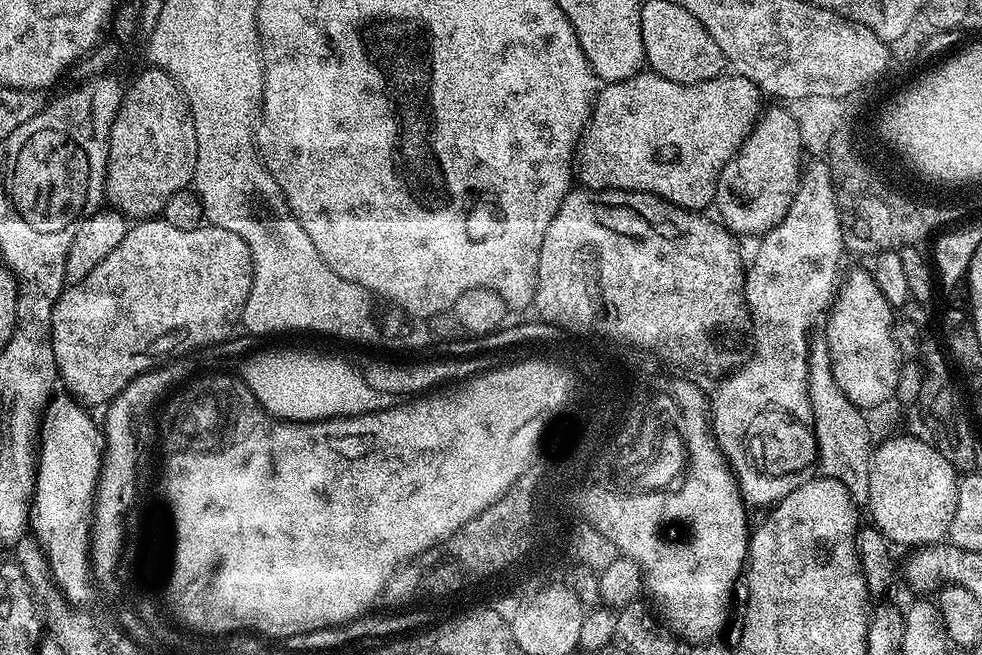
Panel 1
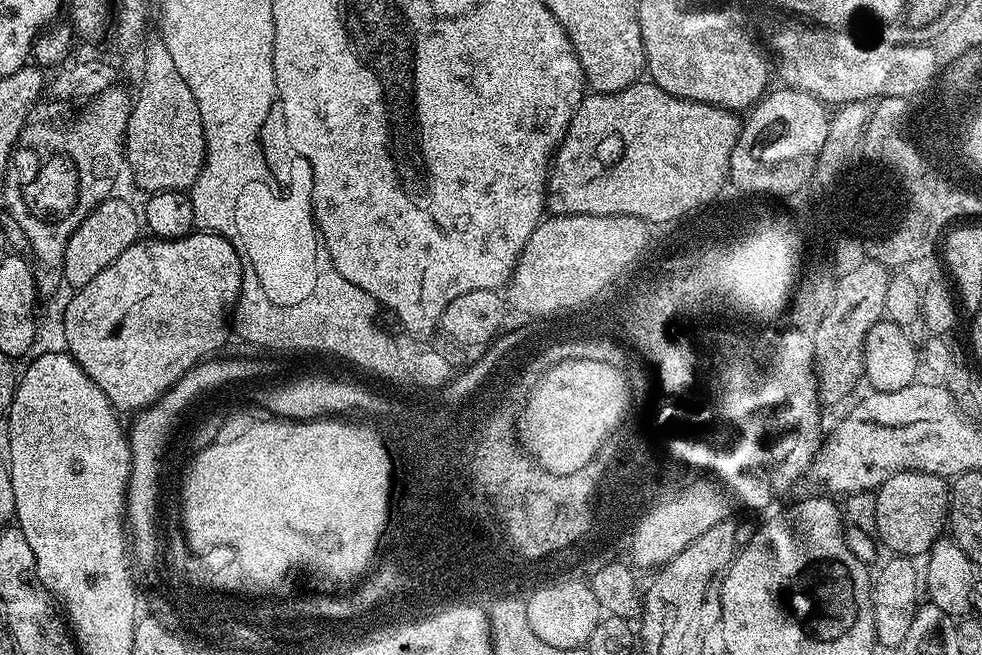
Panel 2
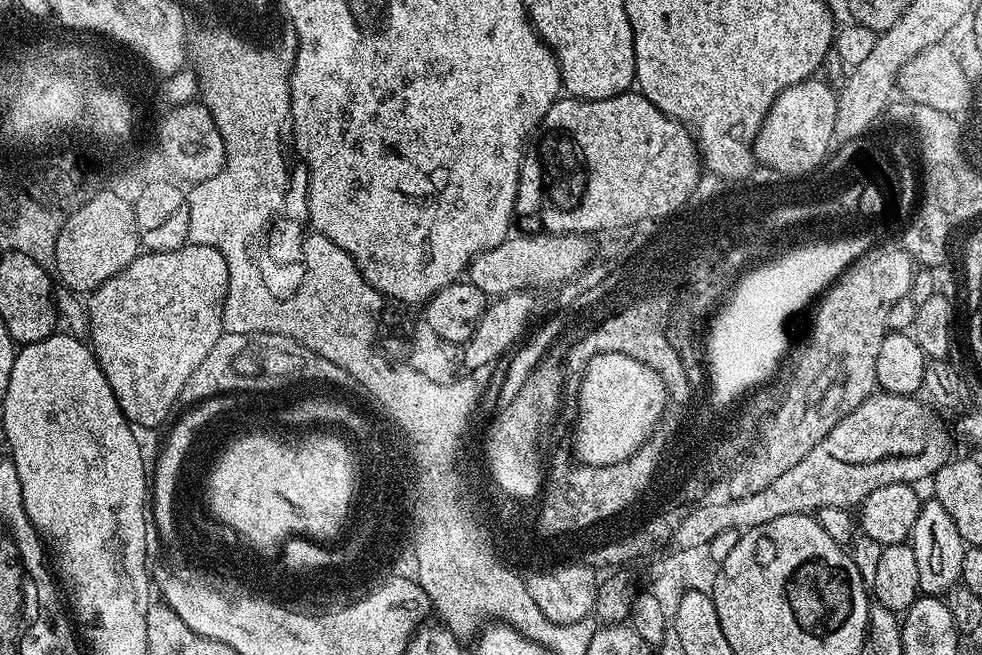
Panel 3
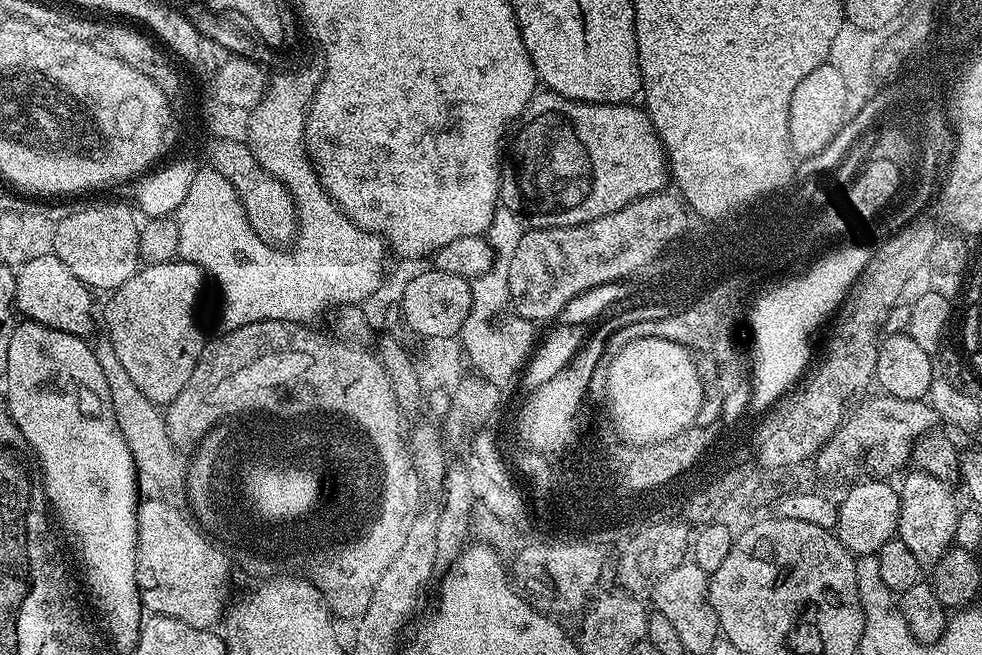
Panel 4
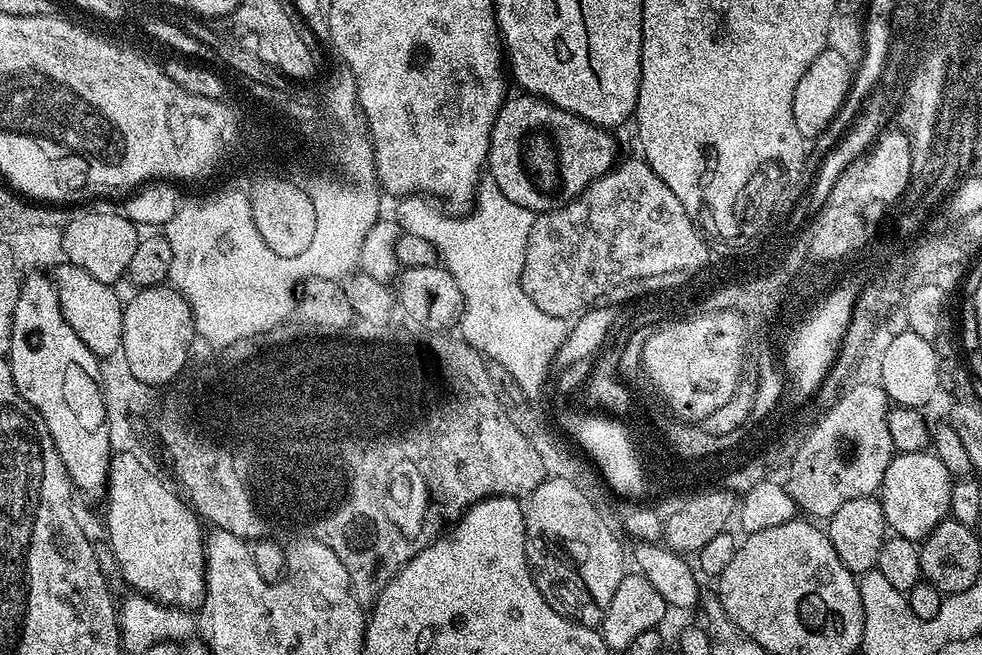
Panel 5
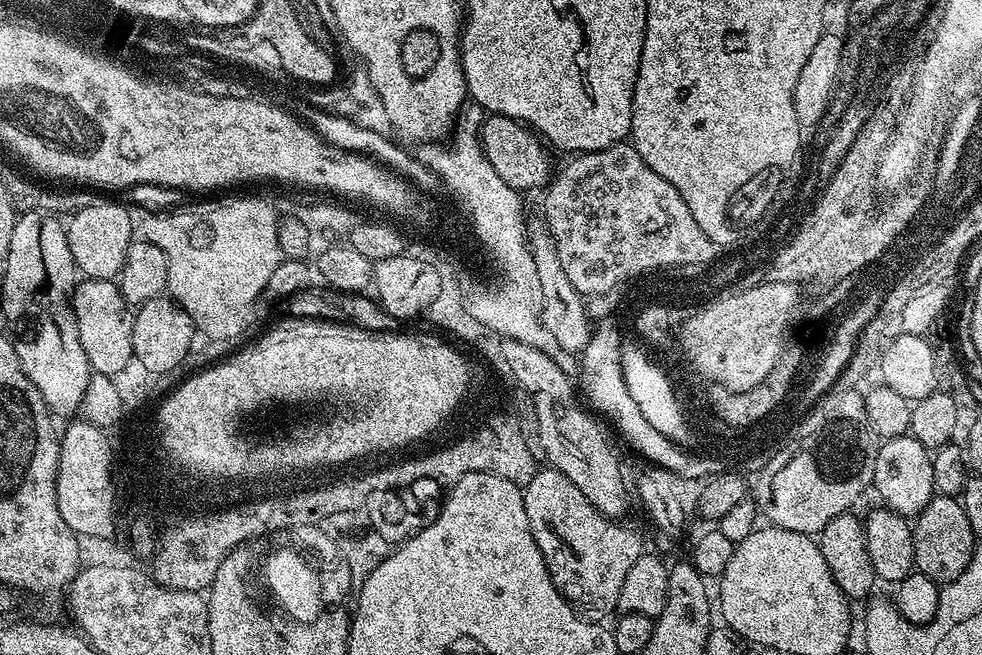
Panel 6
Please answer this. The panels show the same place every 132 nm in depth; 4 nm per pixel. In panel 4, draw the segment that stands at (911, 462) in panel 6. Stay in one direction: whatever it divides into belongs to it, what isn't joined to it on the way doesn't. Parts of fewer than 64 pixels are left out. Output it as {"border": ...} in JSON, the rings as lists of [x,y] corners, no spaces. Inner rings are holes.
{"border":[[[909,471],[910,474],[898,484],[900,494],[900,513],[896,536],[906,542],[910,554],[918,558],[921,566],[937,564],[954,544],[954,526],[958,526],[960,512],[956,500],[945,481],[934,478],[925,472]]]}

